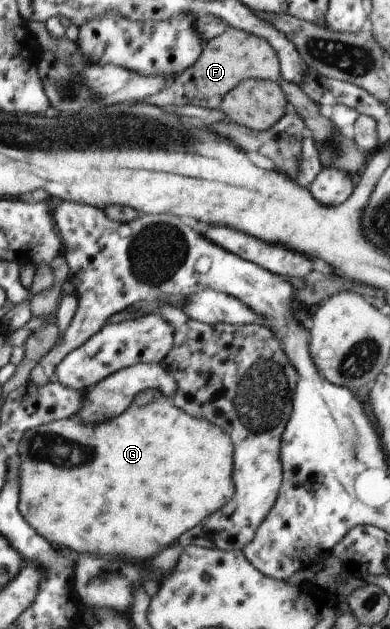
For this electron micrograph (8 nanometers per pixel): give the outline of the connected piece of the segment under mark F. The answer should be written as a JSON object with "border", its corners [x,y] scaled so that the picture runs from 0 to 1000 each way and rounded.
{"border":[[[582,41],[564,56],[536,62],[528,72],[521,72],[518,87],[490,108],[451,121],[405,148],[372,154],[367,161],[400,170],[503,167],[528,173],[559,173],[572,154],[615,129],[633,126],[715,129],[721,119],[713,116],[713,95],[705,76],[687,72],[677,60],[656,59],[656,54],[636,52],[631,48]]]}

